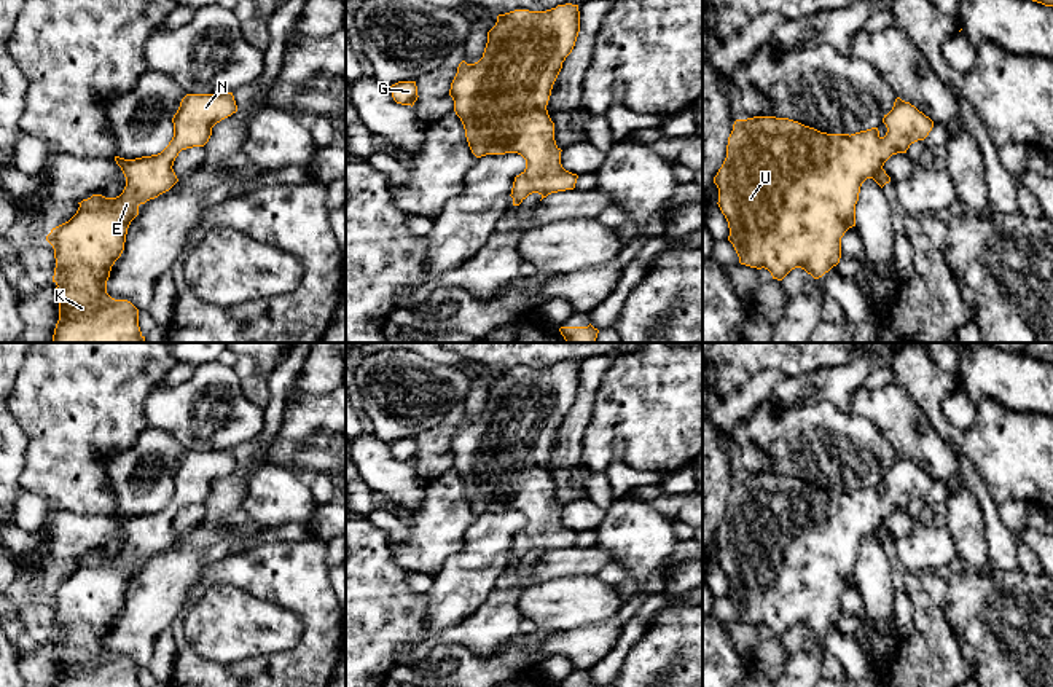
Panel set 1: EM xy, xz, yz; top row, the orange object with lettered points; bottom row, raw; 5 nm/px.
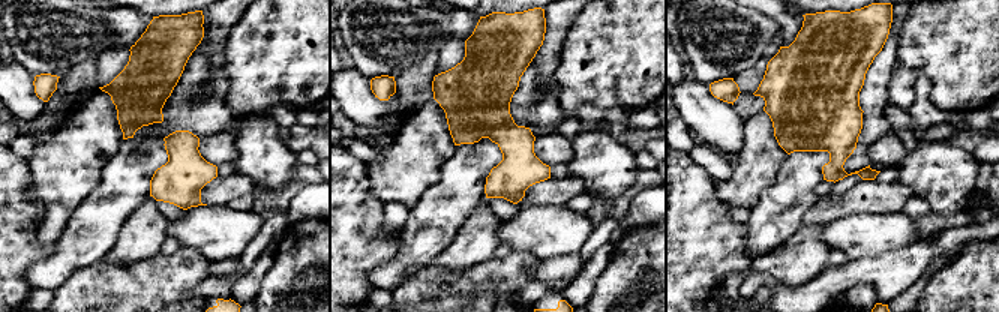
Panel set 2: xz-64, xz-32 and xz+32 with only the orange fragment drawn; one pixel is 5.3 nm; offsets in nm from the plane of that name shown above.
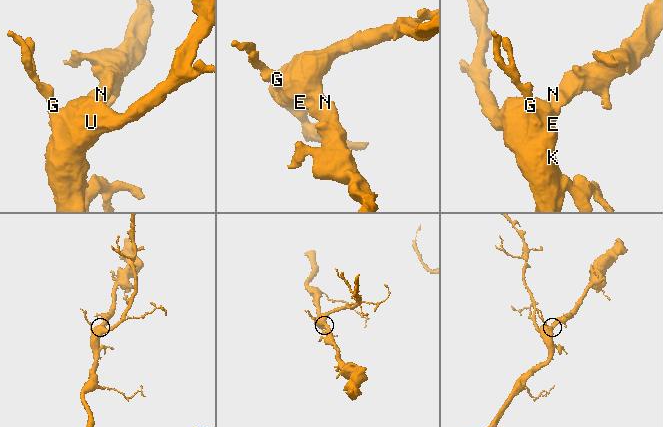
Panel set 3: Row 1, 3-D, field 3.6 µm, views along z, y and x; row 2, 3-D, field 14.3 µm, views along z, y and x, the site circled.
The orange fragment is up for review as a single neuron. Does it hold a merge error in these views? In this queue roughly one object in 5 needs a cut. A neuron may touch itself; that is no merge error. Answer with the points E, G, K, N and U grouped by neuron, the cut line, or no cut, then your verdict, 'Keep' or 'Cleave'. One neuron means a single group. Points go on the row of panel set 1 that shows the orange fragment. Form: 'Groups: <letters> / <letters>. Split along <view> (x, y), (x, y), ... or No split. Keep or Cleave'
Groups: E G K N U. No split. Keep

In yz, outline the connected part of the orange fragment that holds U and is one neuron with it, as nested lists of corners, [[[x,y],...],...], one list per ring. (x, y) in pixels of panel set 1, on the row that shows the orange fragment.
[[[895,99],[892,110],[884,115],[887,128],[884,137],[878,128],[855,134],[827,134],[789,118],[754,116],[736,120],[728,137],[726,158],[714,177],[718,188],[718,207],[730,228],[728,241],[733,244],[739,263],[768,269],[773,279],[782,281],[792,269],[801,268],[814,279],[822,277],[841,258],[841,238],[855,226],[855,204],[860,186],[873,179],[881,188],[891,182],[883,169],[884,163],[897,153],[906,153],[911,143],[924,140],[934,121],[910,102]]]

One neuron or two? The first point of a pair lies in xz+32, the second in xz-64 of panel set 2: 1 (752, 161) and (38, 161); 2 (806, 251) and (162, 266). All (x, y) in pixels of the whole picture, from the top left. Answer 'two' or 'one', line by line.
1: one
2: two

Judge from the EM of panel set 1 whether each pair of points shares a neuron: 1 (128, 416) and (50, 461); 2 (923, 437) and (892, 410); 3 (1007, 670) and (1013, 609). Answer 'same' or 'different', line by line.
1: same
2: same
3: same

